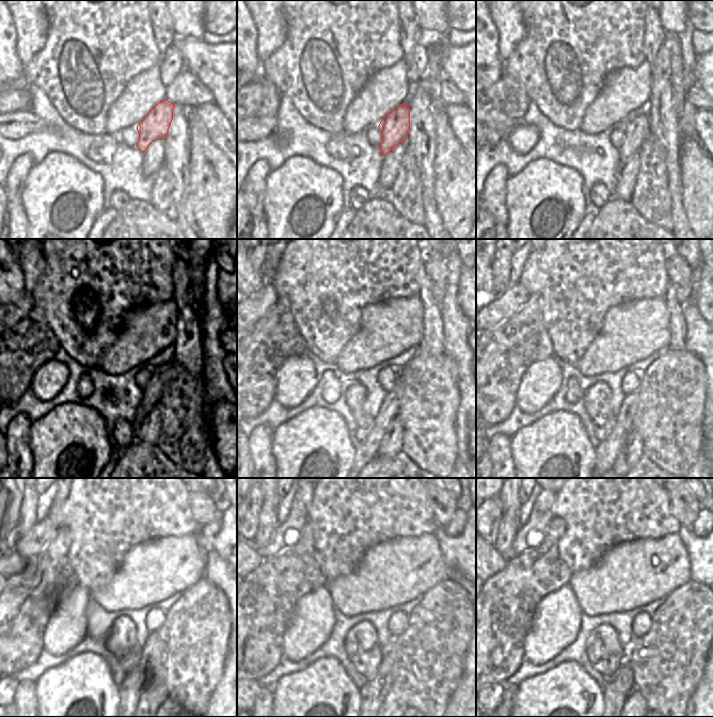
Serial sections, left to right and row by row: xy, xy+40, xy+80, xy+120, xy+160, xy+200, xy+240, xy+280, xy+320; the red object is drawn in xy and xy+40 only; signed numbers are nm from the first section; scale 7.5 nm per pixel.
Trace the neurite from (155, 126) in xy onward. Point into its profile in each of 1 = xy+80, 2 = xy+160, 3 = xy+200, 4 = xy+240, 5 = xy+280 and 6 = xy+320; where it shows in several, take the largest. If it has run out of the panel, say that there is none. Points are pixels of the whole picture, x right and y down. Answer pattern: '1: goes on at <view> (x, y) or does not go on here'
1: goes on at xy+80 (636, 124)
2: goes on at xy+160 (367, 450)
3: goes on at xy+200 (606, 452)
4: goes on at xy+240 (130, 692)
5: goes on at xy+280 (373, 694)
6: goes on at xy+320 (616, 689)

